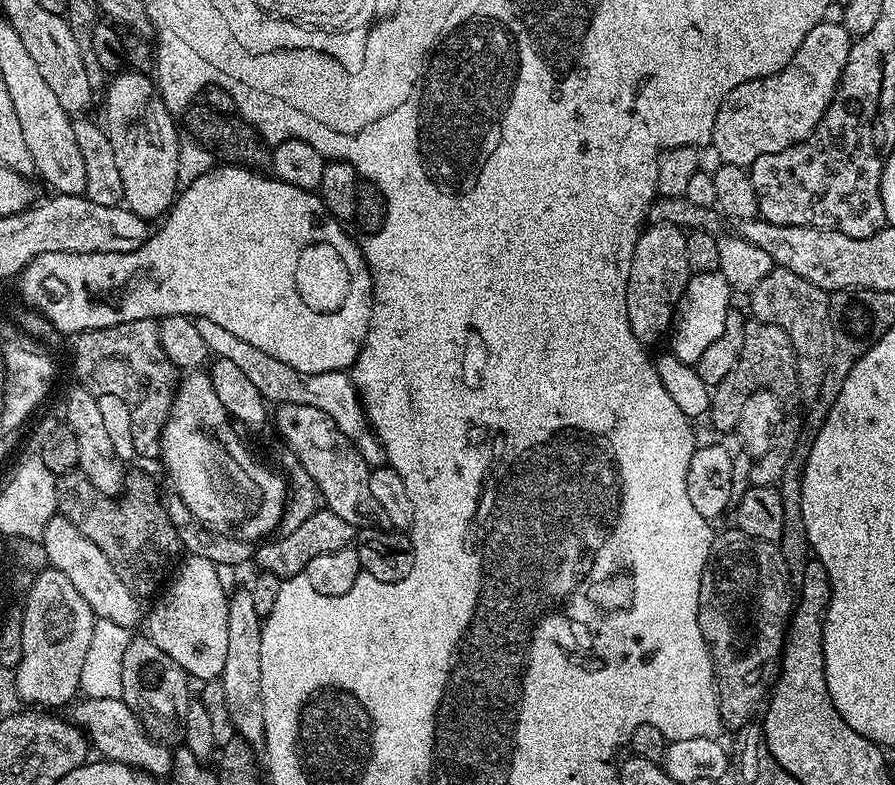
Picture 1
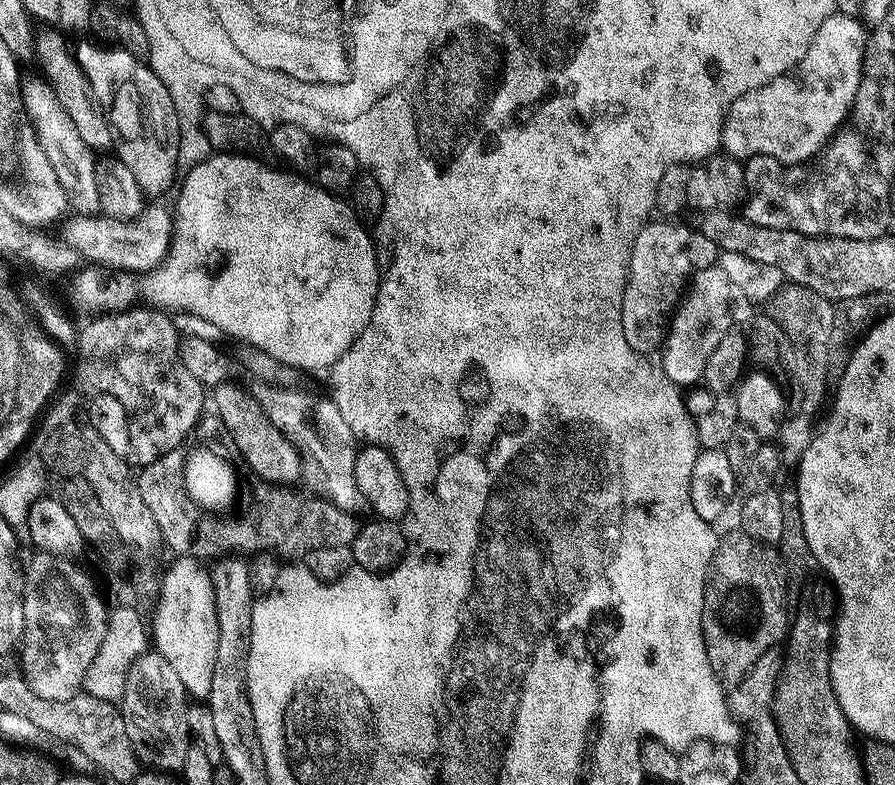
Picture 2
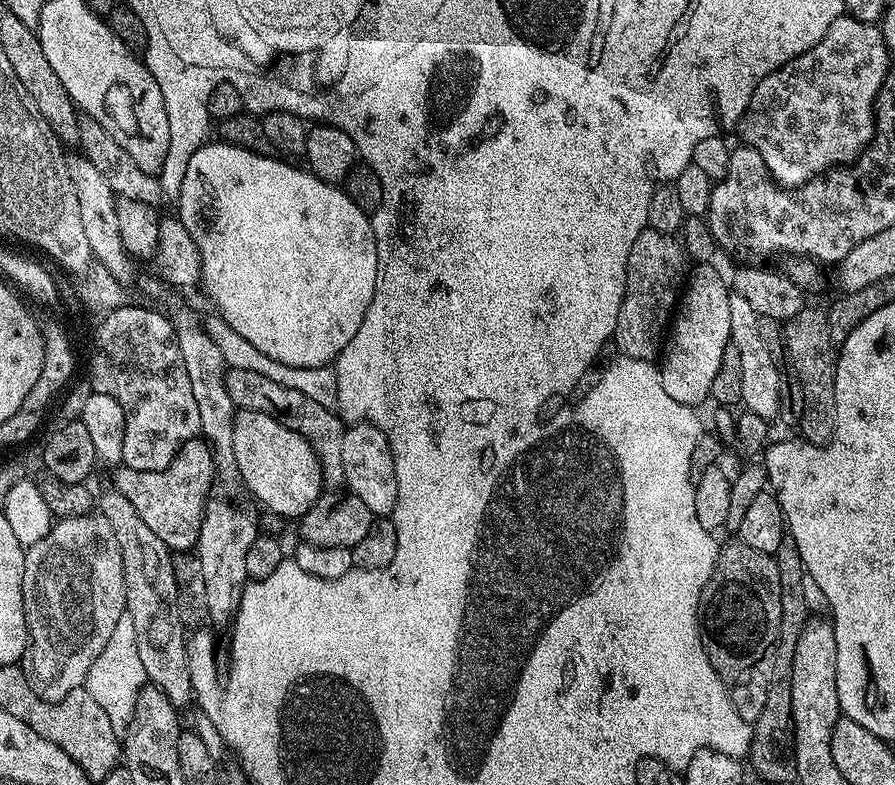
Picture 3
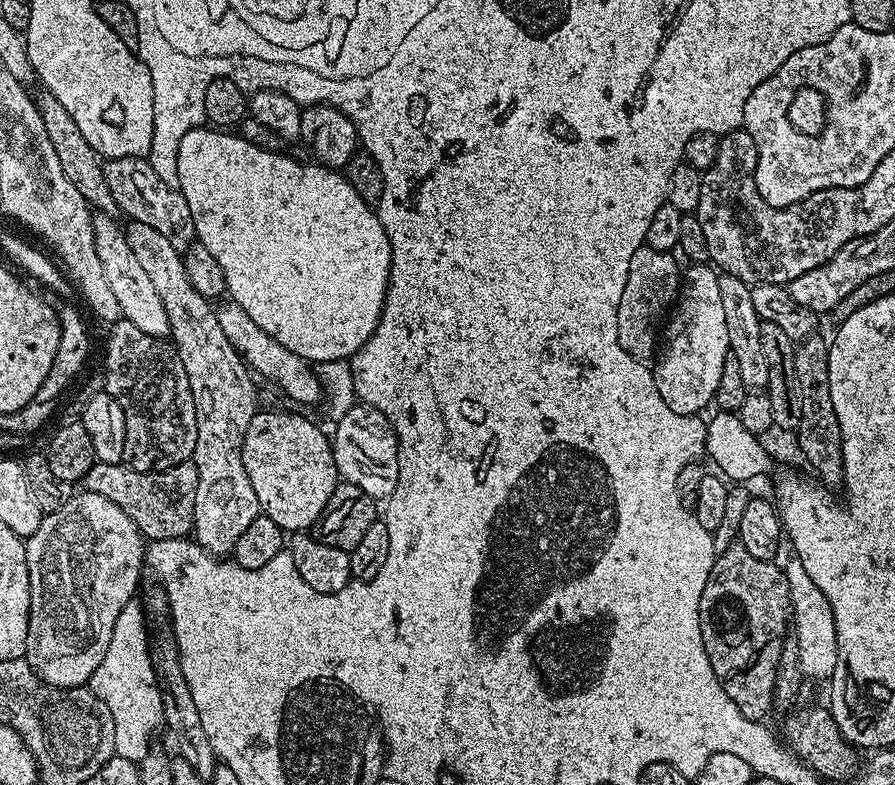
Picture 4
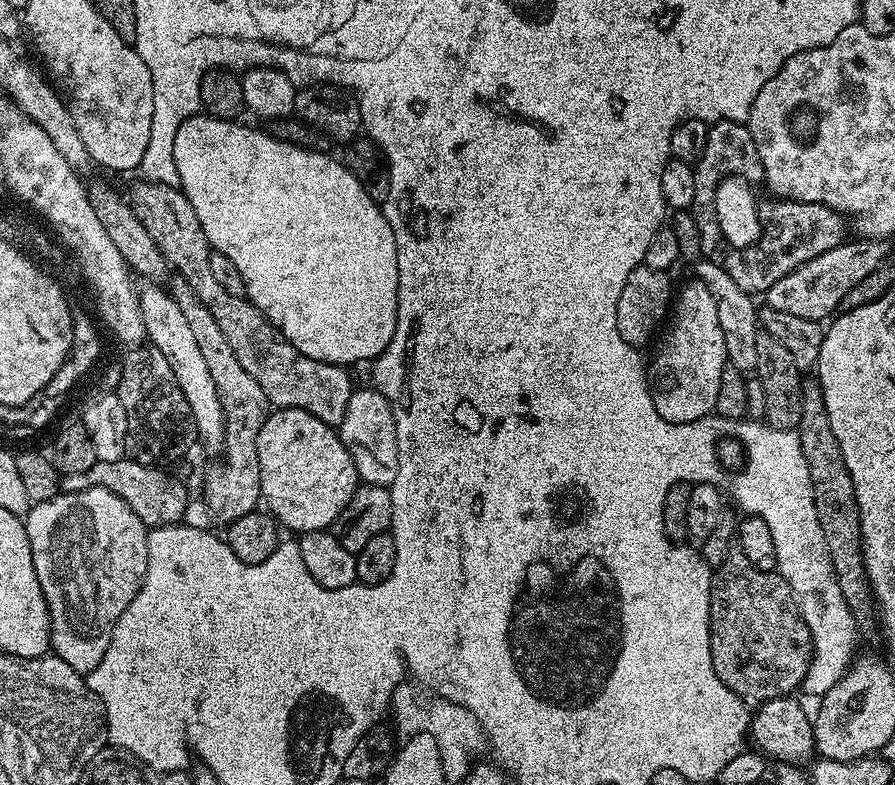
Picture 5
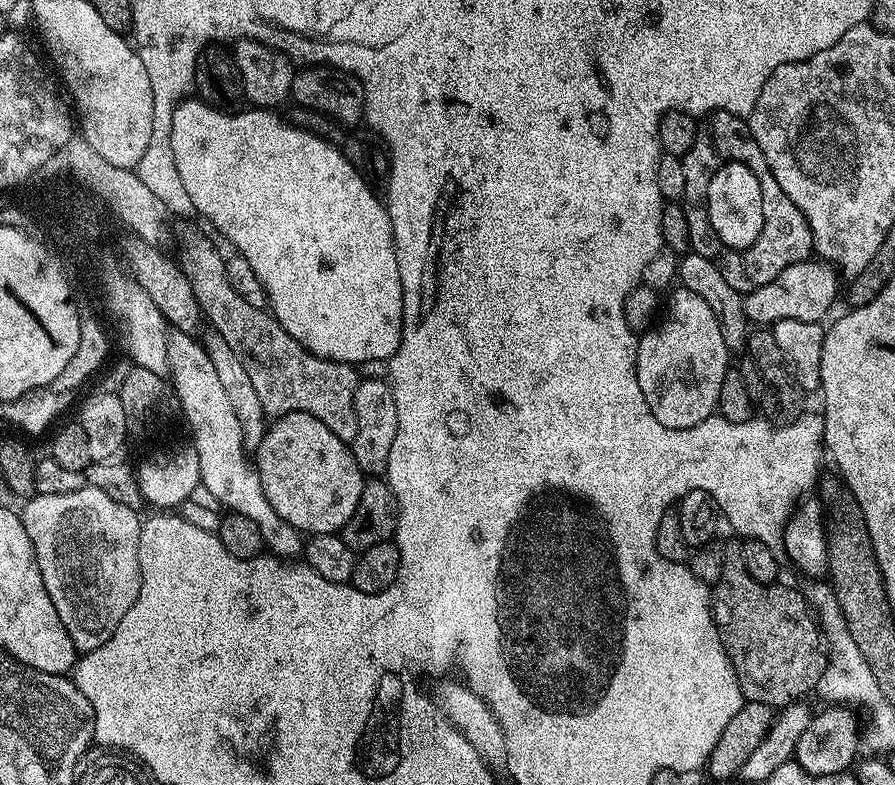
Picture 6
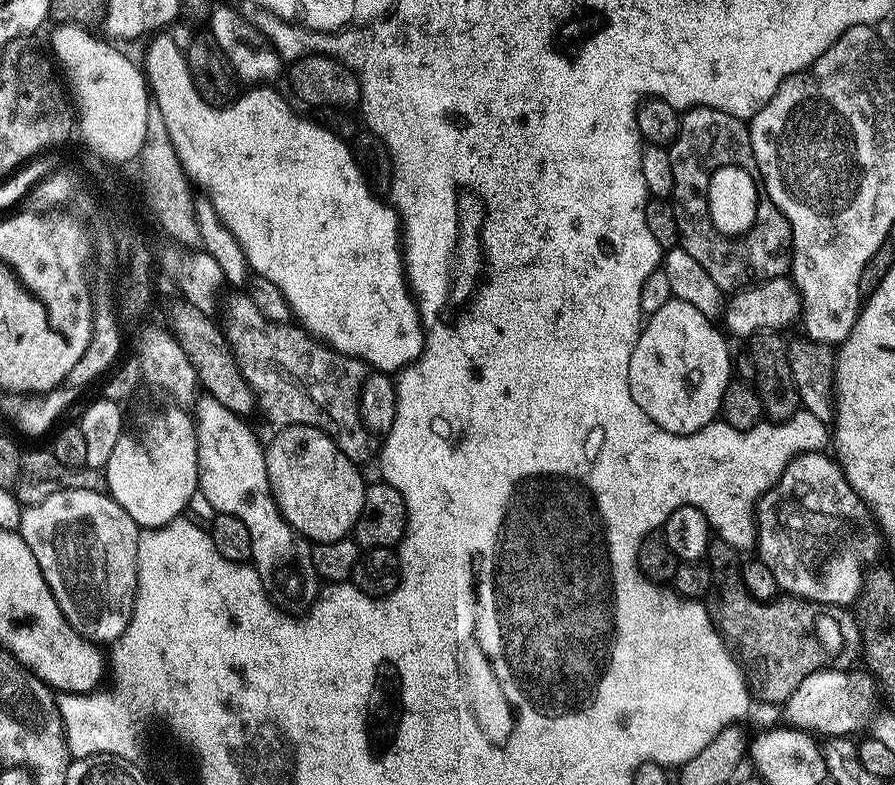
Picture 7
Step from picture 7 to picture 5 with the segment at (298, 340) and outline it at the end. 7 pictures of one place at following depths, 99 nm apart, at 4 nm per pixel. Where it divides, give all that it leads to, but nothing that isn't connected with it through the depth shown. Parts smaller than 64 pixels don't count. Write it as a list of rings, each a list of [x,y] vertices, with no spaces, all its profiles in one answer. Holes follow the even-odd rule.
[[[145,179],[139,183],[133,186],[130,195],[138,222],[146,226],[150,238],[154,238],[158,250],[174,269],[175,275],[186,281],[190,290],[198,294],[198,302],[210,310],[226,342],[230,342],[234,358],[238,358],[238,362],[242,362],[242,370],[246,370],[246,374],[250,374],[250,378],[262,386],[262,394],[266,394],[269,405],[273,409],[306,410],[324,424],[339,426],[346,414],[346,402],[350,402],[354,391],[354,383],[348,377],[349,369],[339,364],[306,358],[306,354],[281,337],[274,325],[247,298],[223,295],[214,273],[208,269],[213,251],[208,246],[202,222],[198,222],[198,214],[194,214],[194,206],[190,206],[179,187],[151,184]]]

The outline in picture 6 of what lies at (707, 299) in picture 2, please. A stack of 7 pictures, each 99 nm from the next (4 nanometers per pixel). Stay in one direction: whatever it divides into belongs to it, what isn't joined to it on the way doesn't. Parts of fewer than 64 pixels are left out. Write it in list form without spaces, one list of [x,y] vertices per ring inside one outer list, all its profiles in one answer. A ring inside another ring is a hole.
[[[683,286],[677,289],[668,304],[668,317],[639,337],[636,373],[650,414],[662,426],[682,428],[697,425],[716,412],[722,378],[730,367],[730,353],[722,338],[720,320],[706,298]]]

